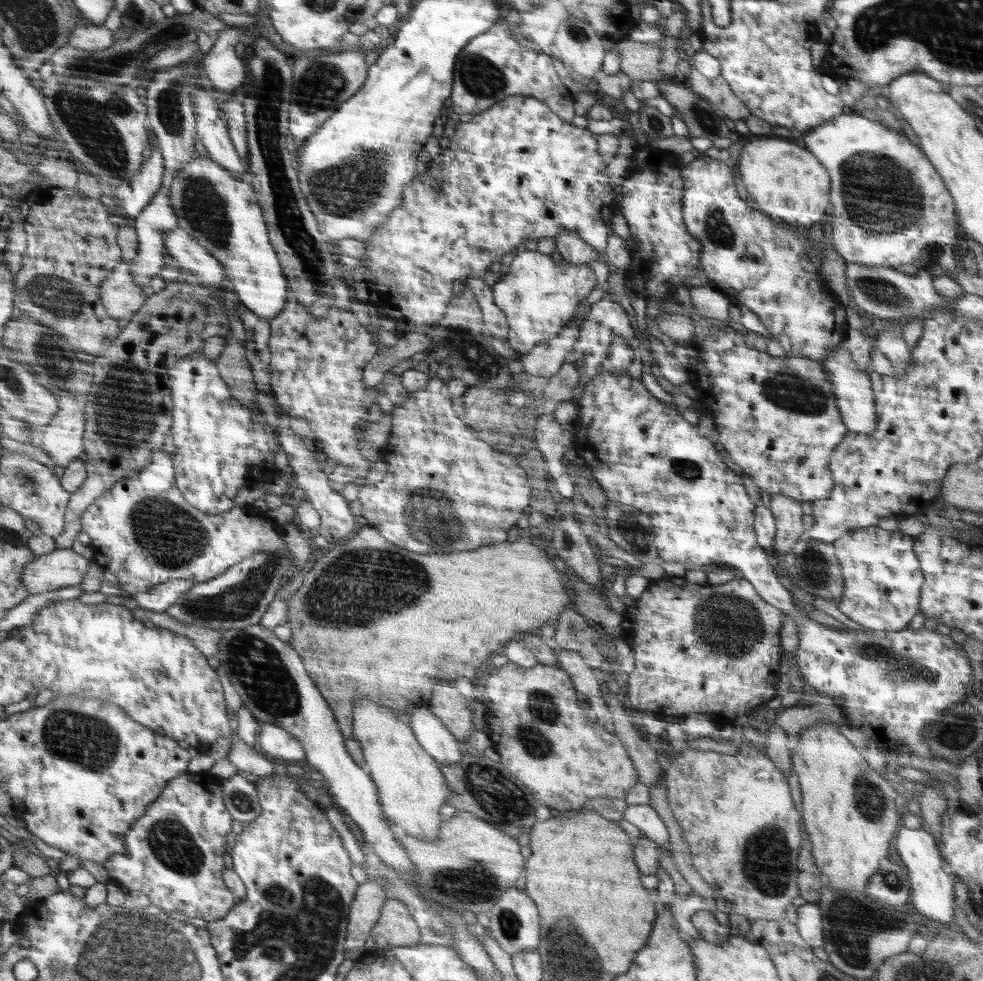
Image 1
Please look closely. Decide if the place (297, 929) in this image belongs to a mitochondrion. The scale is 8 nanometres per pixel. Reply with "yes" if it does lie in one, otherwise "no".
yes

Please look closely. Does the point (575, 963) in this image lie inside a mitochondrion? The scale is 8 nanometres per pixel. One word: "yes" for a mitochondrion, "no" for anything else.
yes

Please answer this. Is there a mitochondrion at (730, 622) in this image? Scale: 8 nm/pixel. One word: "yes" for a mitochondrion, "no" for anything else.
yes

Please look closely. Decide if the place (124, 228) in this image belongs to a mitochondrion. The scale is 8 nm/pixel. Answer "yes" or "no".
no

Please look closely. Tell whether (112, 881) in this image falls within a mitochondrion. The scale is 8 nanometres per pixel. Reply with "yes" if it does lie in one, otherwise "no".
no

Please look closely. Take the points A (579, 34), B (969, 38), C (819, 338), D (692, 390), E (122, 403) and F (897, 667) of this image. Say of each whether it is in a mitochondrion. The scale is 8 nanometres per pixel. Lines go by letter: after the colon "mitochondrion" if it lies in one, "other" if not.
A: mitochondrion
B: mitochondrion
C: other
D: other
E: mitochondrion
F: mitochondrion

